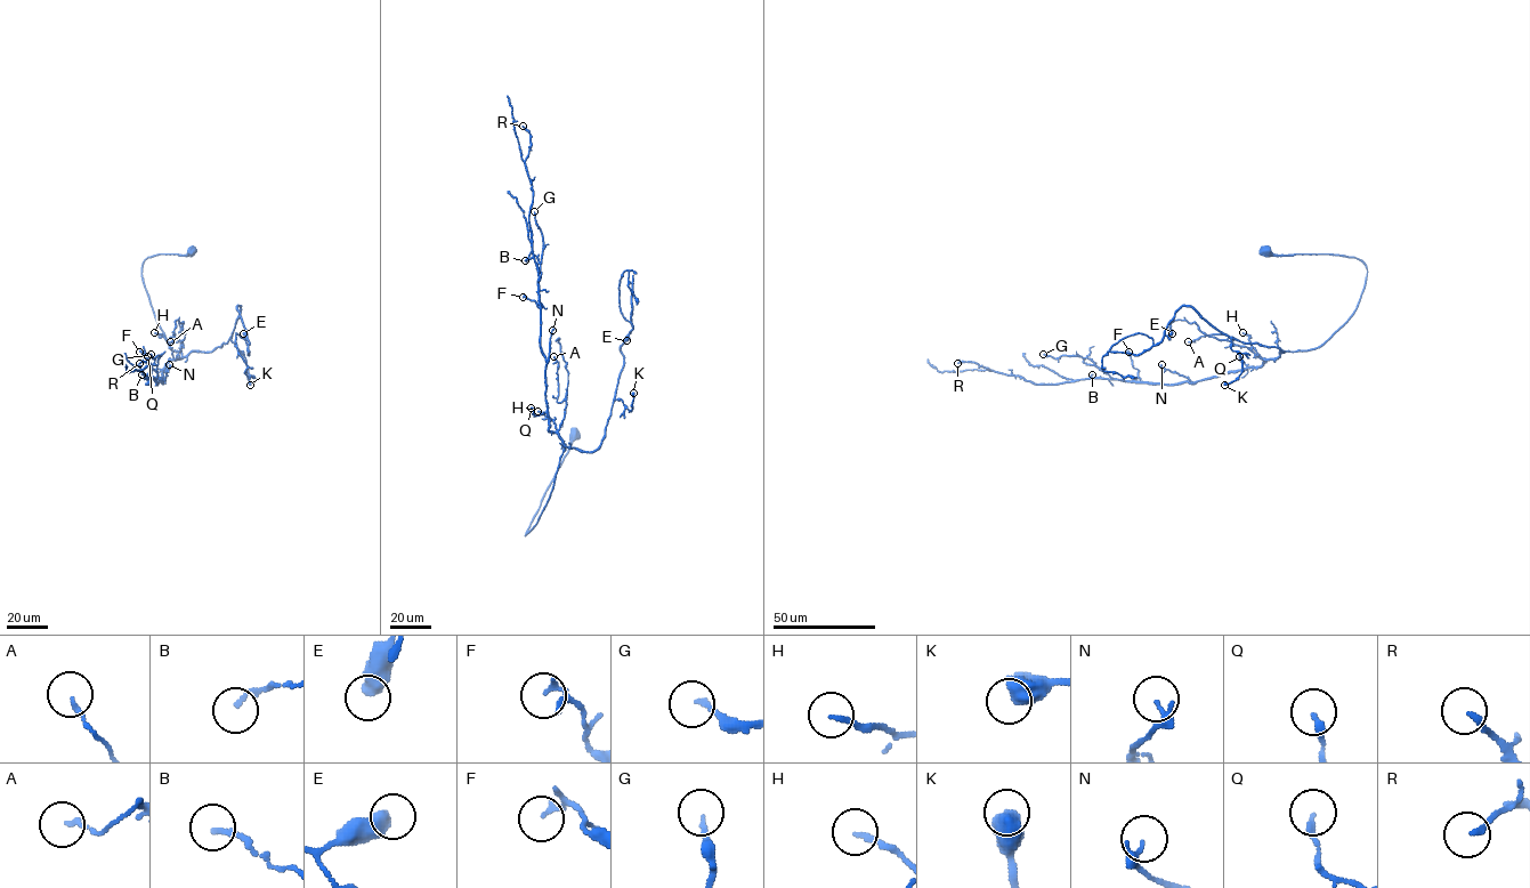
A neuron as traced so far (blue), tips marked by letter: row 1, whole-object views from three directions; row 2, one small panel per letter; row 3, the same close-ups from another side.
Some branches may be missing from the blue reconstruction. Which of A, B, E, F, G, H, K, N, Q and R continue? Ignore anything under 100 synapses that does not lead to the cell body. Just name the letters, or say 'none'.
none

